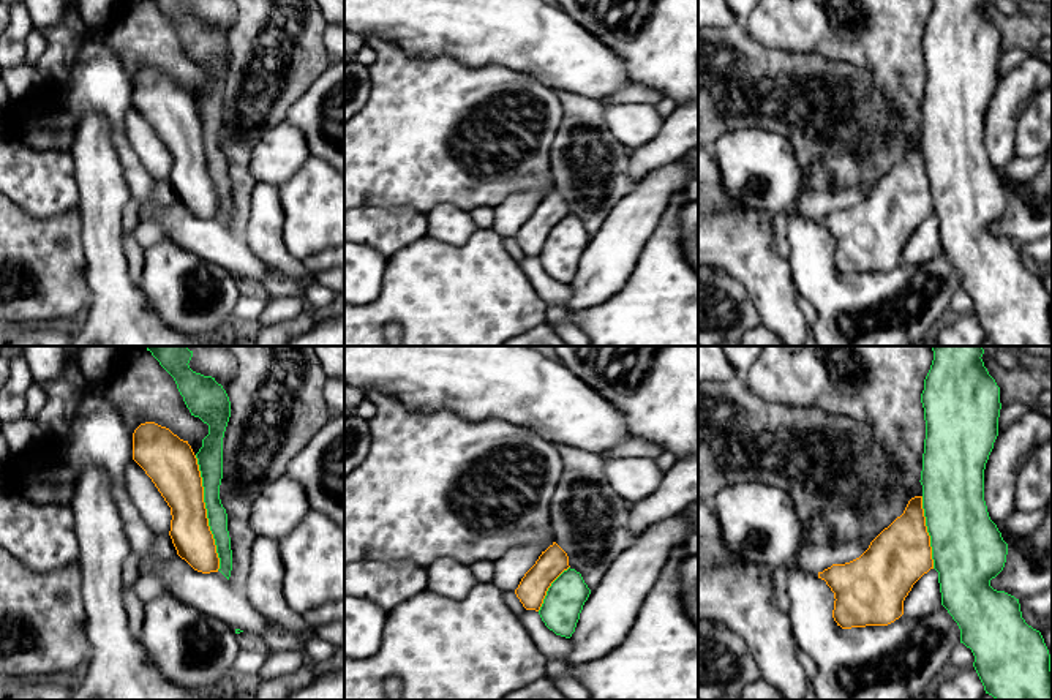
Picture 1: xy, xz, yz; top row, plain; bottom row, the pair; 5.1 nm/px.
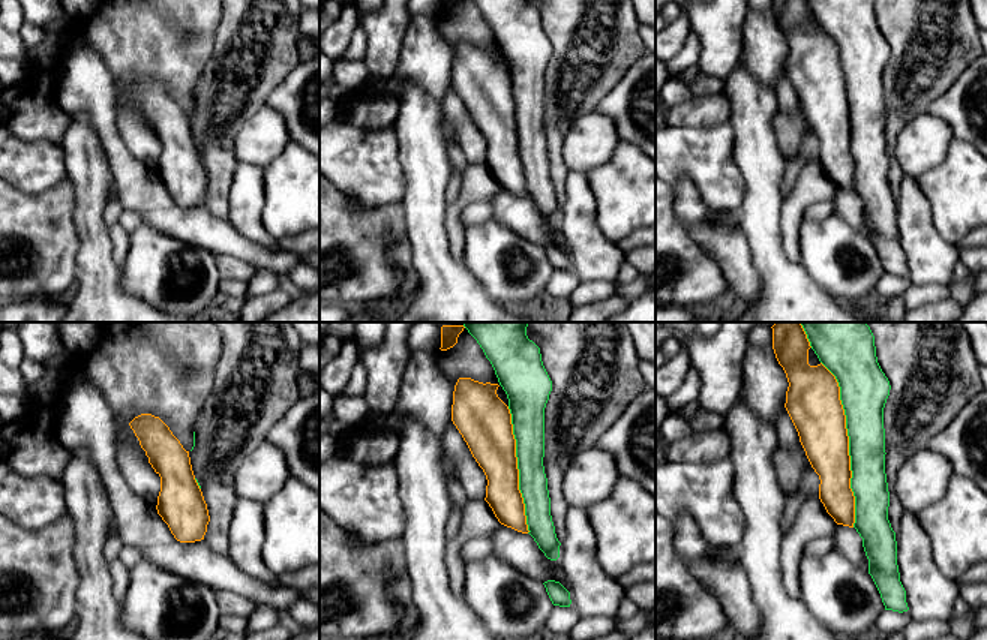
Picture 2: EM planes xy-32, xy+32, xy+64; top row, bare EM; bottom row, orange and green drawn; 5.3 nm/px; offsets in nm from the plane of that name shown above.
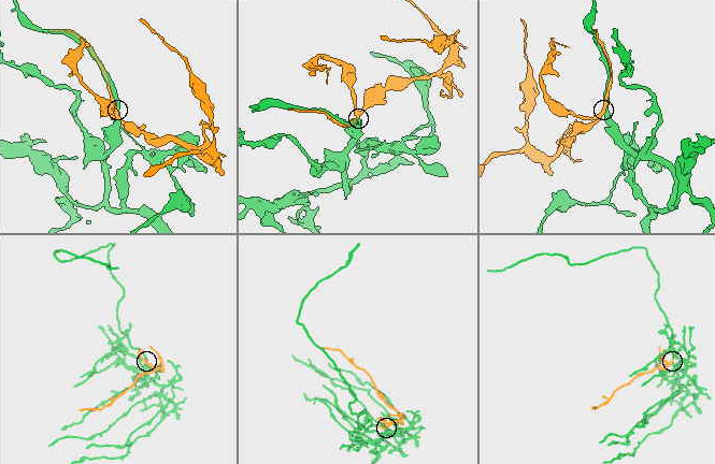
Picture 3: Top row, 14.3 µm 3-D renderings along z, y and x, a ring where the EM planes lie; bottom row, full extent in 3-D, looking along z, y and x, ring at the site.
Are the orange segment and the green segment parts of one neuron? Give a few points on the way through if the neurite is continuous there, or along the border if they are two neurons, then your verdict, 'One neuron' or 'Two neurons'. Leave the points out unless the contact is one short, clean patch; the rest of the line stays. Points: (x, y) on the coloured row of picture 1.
One neuron

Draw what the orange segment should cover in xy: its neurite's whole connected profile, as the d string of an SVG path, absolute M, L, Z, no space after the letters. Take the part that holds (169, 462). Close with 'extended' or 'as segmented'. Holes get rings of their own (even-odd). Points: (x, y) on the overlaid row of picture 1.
M147 346L147 351L174 378L191 416L209 425L197 453L188 441L180 439L169 428L155 422L141 423L133 433L133 460L152 479L171 507L169 536L177 555L194 570L202 574L221 572L227 580L232 570L232 550L227 531L227 514L220 499L223 479L223 438L231 417L231 401L221 384L190 368L193 351L190 346Z | extended

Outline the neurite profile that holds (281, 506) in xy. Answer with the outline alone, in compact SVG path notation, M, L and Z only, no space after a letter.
M281 476L264 488L253 502L250 526L256 537L281 539L292 533L311 510L305 488Z

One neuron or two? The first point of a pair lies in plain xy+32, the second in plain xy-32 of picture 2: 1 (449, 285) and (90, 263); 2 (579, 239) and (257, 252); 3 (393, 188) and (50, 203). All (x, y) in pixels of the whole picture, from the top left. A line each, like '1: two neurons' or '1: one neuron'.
1: one neuron
2: two neurons
3: two neurons

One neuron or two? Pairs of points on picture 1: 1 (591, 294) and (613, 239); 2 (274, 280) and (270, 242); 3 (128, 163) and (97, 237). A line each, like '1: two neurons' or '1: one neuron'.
1: one neuron
2: one neuron
3: two neurons

